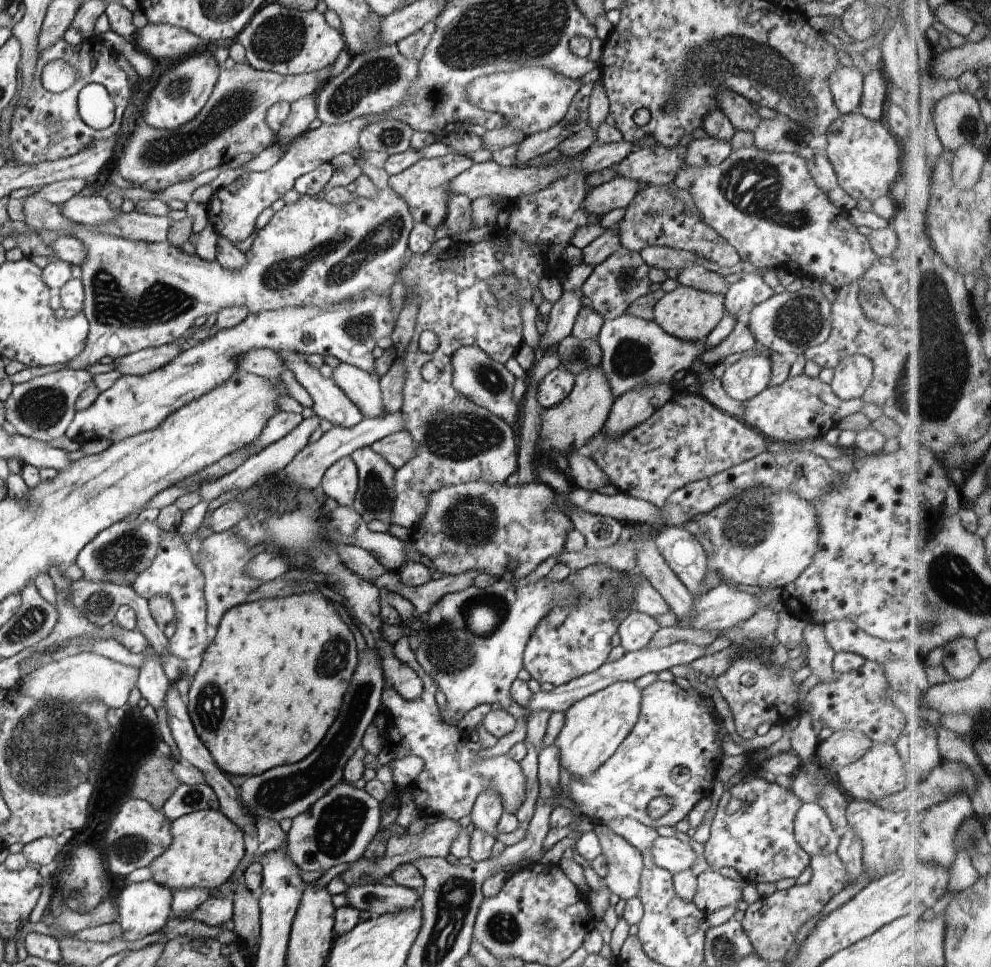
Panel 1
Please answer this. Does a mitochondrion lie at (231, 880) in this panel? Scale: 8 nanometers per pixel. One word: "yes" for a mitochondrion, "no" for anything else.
no

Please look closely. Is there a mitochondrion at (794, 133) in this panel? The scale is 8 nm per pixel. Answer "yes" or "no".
yes

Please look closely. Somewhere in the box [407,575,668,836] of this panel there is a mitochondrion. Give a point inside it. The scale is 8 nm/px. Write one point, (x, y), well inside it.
(453, 663)

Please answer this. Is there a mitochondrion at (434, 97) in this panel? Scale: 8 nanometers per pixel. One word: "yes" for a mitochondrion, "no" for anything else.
yes

